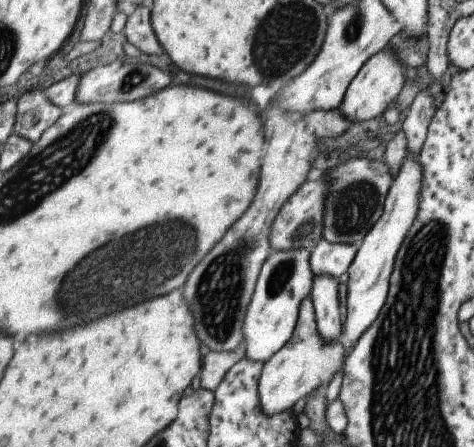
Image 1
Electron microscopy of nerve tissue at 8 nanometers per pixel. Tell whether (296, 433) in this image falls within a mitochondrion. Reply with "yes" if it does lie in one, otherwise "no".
no

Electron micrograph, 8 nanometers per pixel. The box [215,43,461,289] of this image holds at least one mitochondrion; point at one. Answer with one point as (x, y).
(351, 212)

